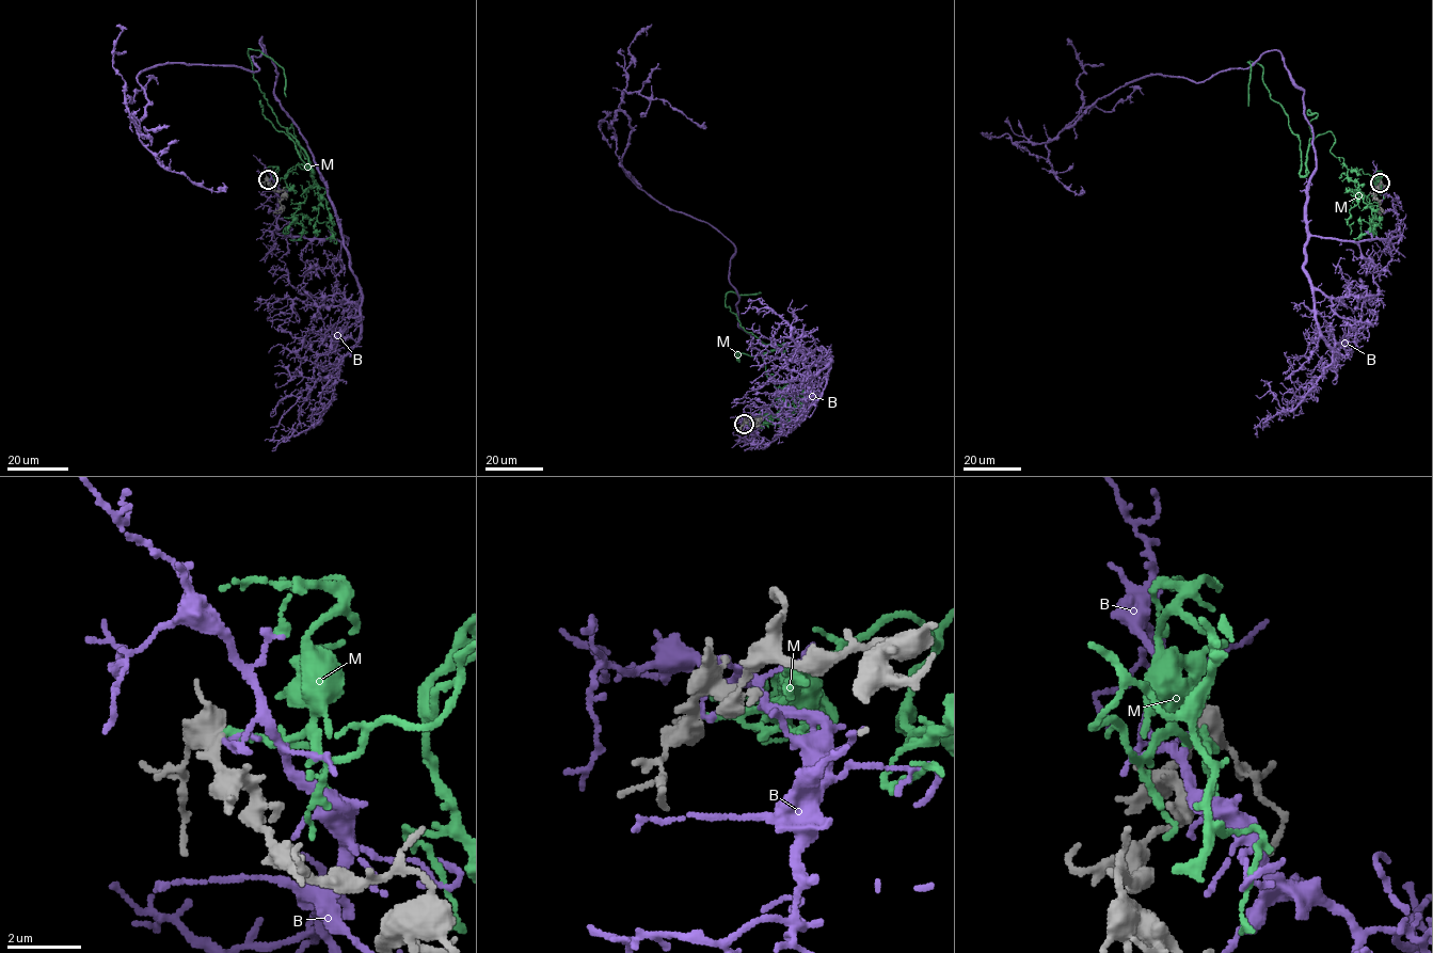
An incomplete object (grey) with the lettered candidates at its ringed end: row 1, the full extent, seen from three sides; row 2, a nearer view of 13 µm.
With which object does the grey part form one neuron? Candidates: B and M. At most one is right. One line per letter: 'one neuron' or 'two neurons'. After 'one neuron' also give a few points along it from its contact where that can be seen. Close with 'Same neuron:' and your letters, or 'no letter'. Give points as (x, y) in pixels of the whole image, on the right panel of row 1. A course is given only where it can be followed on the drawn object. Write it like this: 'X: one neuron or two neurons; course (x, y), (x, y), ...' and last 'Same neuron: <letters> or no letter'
B: two neurons
M: one neuron; course (1380, 183), (1330, 151), (1330, 131), (1307, 148), (1301, 175), (1300, 140), (1262, 68), (1248, 61), (1248, 106)
Same neuron: M

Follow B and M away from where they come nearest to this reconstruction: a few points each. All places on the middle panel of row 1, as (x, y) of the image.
B: (744, 424), (753, 444), (793, 430), (815, 356), (749, 347), (735, 245), (622, 168), (623, 90), (701, 125)
M: (744, 424), (762, 417), (781, 392), (763, 358), (785, 345), (747, 332), (725, 299), (728, 292), (761, 292)

